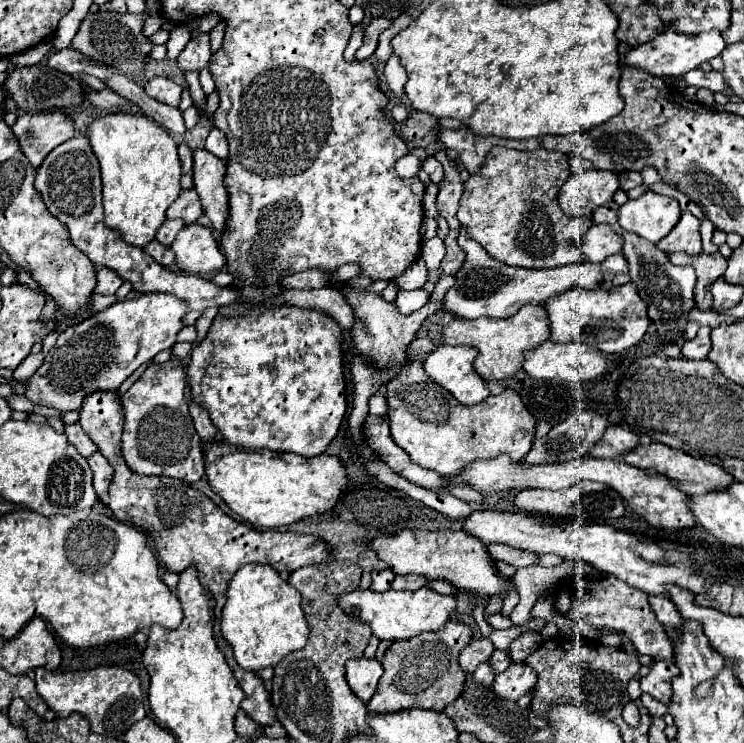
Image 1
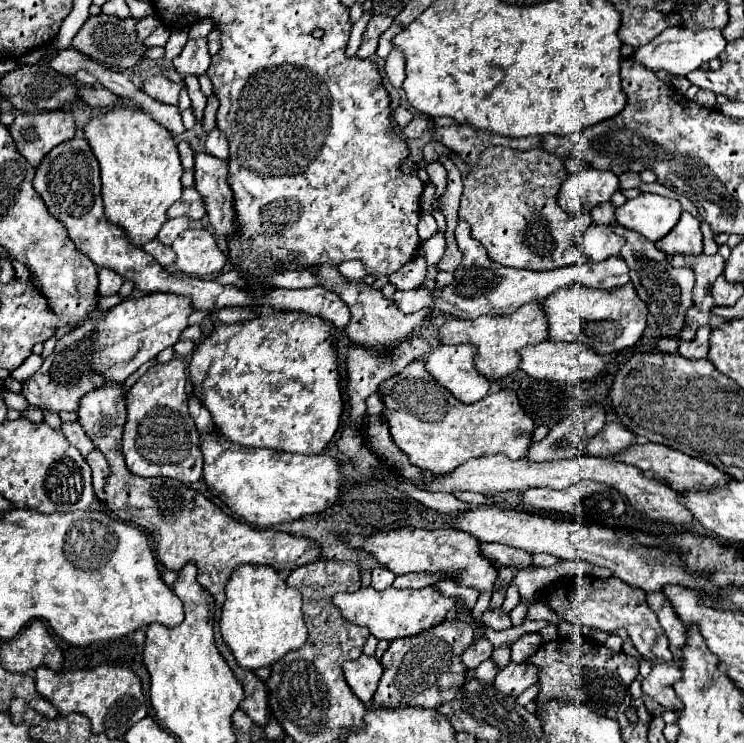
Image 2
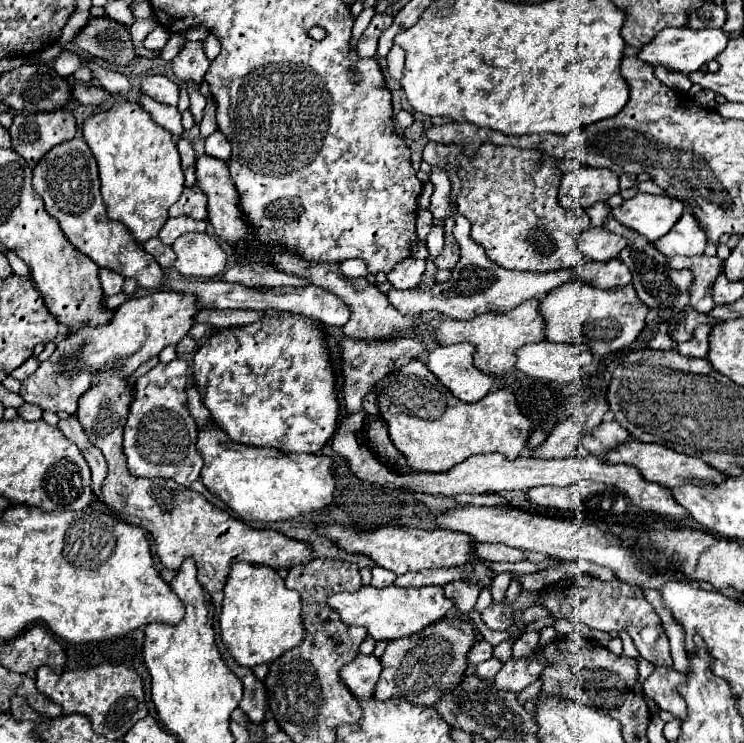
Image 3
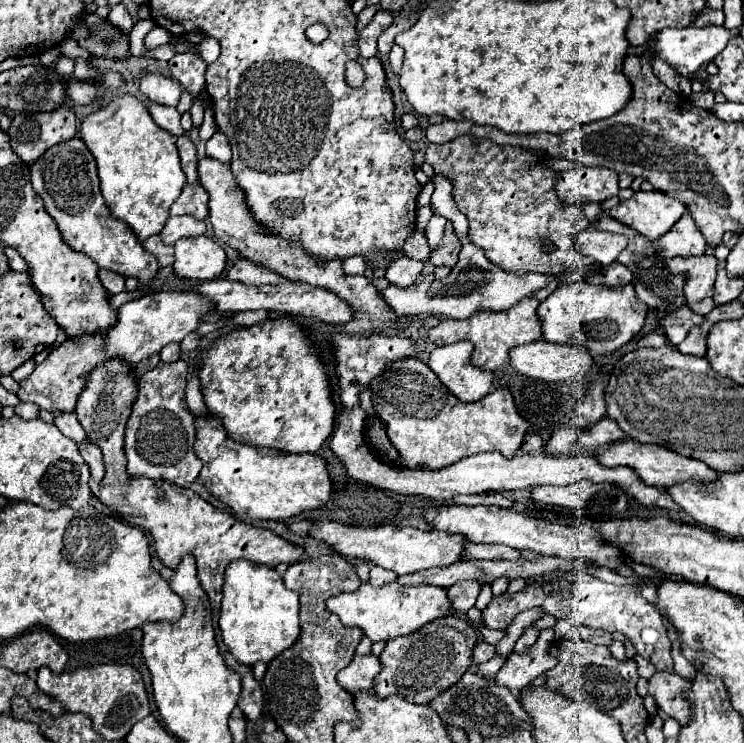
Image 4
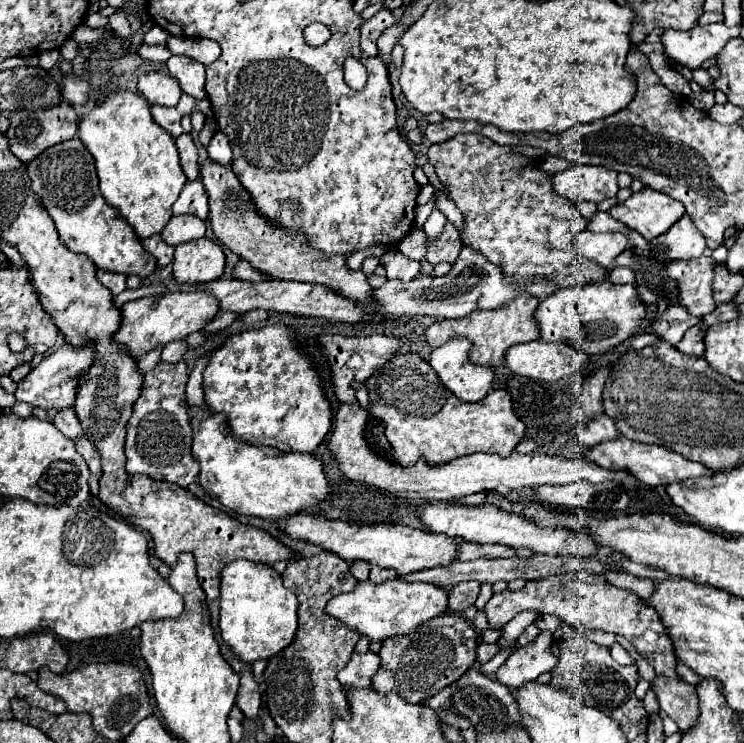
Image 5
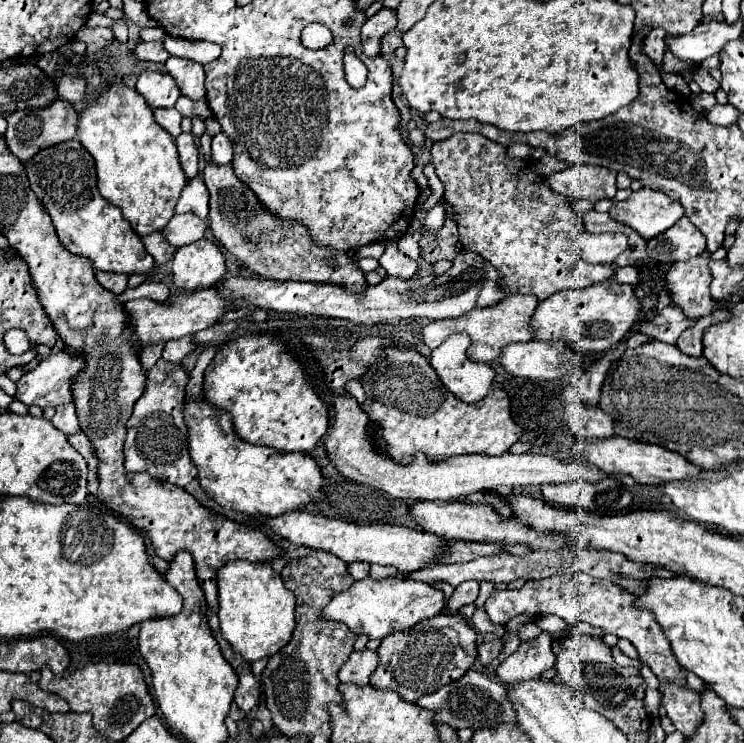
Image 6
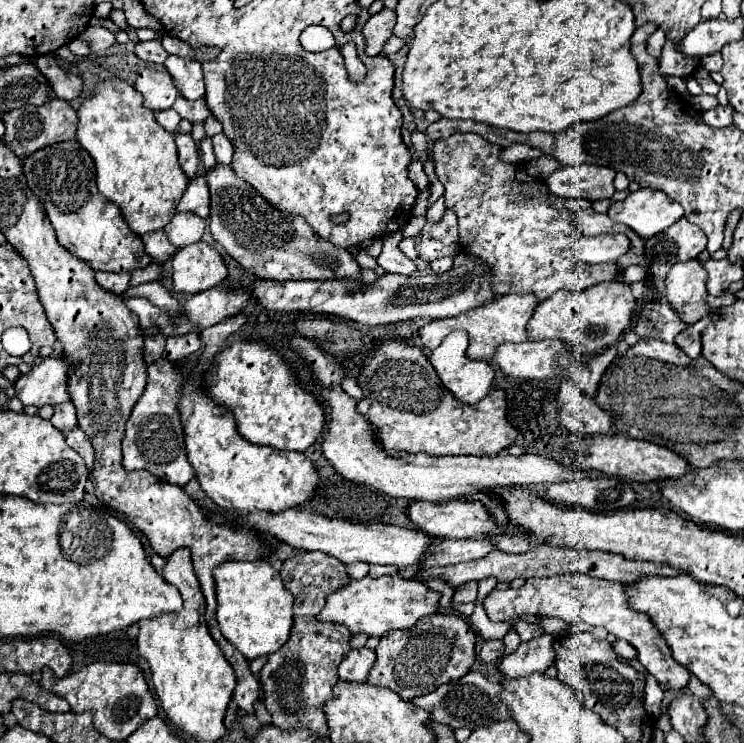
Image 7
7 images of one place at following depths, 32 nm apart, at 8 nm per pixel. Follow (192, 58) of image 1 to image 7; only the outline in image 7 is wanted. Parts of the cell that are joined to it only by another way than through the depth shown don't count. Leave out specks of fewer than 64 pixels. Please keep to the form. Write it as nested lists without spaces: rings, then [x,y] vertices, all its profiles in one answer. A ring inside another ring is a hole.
[[[168,56],[164,62],[166,70],[174,78],[174,84],[180,92],[180,96],[188,100],[198,100],[204,98],[204,74],[202,74],[202,64],[192,60],[192,58],[178,58],[178,56]]]

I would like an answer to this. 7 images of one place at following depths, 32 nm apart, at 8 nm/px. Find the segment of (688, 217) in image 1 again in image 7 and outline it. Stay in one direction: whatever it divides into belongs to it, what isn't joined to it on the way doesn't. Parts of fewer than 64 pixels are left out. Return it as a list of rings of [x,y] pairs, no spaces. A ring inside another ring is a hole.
[[[680,218],[668,230],[648,238],[644,244],[652,262],[676,264],[696,258],[706,248],[706,236],[698,226]]]

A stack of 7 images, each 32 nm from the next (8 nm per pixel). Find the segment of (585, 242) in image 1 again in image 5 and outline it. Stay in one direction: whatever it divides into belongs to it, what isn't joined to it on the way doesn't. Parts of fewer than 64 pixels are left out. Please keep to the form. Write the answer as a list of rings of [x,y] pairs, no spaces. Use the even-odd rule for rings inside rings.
[[[584,230],[576,236],[574,248],[580,256],[610,268],[616,262],[616,256],[626,248],[628,238],[624,234],[600,234],[592,230]]]

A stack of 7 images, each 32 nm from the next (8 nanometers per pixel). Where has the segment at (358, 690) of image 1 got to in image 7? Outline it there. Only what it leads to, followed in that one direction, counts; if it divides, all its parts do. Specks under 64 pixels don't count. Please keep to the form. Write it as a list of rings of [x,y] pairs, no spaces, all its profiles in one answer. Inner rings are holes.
[[[368,648],[350,650],[350,654],[342,660],[342,664],[338,668],[338,676],[344,682],[364,684],[368,680],[370,670],[374,668],[374,662],[376,662],[374,650],[368,650]]]

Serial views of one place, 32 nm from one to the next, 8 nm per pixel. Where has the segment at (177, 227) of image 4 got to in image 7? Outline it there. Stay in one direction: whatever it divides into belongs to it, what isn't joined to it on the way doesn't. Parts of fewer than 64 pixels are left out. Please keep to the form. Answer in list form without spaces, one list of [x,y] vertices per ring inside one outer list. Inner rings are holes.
[[[186,212],[186,214],[174,214],[174,218],[166,224],[164,232],[176,248],[182,248],[198,242],[204,234],[204,228],[206,228],[206,222],[200,216]]]

